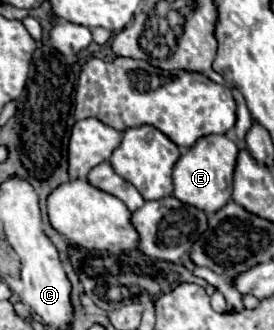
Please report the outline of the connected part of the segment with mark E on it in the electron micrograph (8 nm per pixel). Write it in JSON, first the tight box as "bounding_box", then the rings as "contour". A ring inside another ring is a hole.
{"bounding_box":[174,136,238,214],"contour":[[[204,136],[188,148],[174,166],[174,196],[188,202],[206,214],[224,208],[232,198],[232,174],[238,158],[238,144],[228,136]]]}

